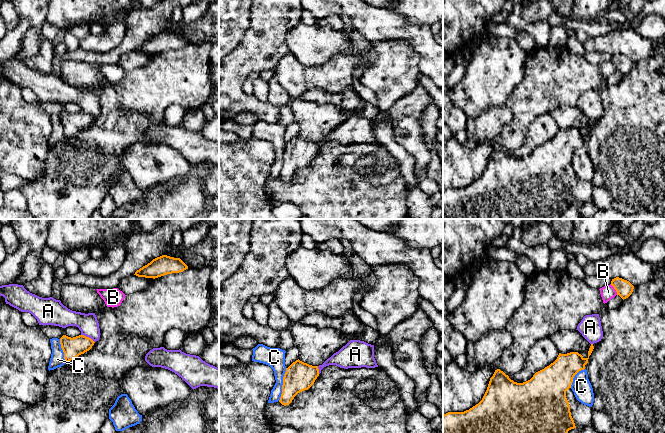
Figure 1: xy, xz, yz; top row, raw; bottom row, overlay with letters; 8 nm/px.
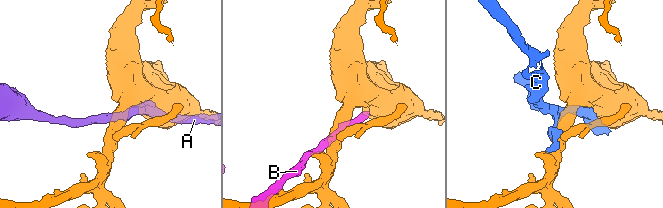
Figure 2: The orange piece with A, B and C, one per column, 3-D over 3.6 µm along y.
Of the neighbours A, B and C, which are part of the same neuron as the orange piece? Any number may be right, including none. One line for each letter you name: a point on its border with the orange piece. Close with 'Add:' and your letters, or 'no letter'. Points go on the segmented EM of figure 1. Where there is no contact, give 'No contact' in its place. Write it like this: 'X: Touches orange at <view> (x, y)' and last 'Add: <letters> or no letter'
Add: no letter

